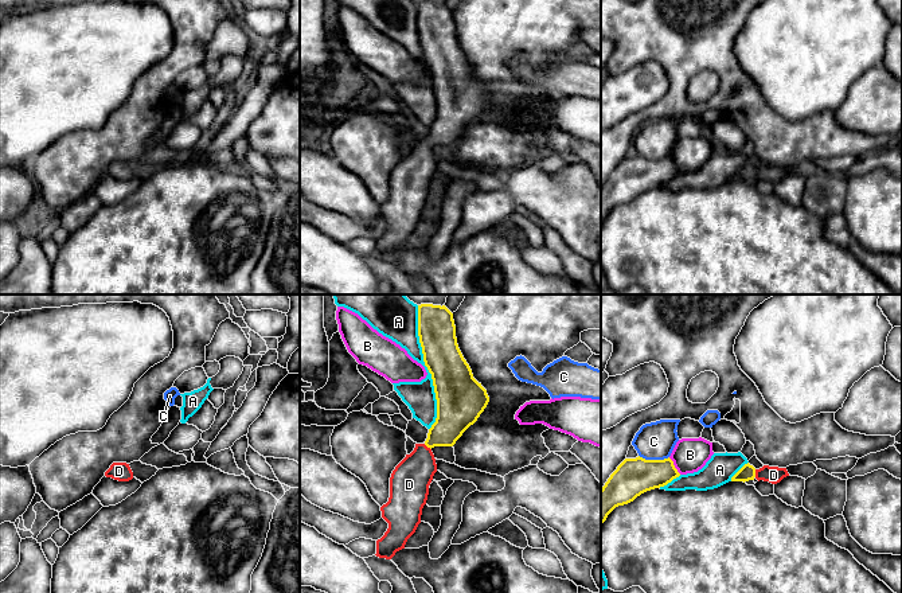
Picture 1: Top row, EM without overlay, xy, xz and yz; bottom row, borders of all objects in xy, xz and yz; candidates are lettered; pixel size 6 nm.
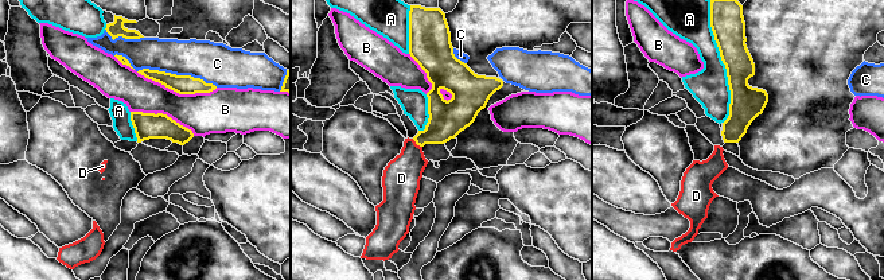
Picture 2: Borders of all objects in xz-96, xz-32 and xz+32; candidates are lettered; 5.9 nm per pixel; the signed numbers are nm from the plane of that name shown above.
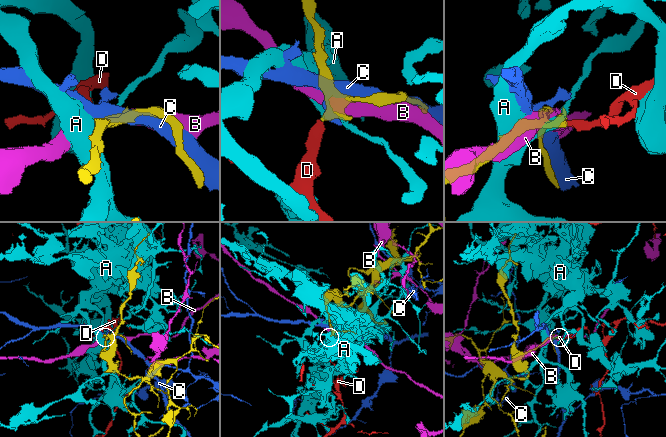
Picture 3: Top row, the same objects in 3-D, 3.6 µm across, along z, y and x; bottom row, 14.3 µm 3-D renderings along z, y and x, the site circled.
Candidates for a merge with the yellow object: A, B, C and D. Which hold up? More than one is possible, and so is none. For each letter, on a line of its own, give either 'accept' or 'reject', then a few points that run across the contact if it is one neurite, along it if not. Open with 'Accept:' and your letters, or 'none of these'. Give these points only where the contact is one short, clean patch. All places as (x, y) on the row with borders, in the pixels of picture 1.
Accept: D
A: reject
B: reject
C: reject
D: accept; line yz (748, 472), (754, 473), (773, 475)

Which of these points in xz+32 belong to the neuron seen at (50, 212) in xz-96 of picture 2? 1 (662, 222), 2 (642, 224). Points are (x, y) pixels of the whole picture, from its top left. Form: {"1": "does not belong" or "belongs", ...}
{"1": "does not belong", "2": "does not belong"}

